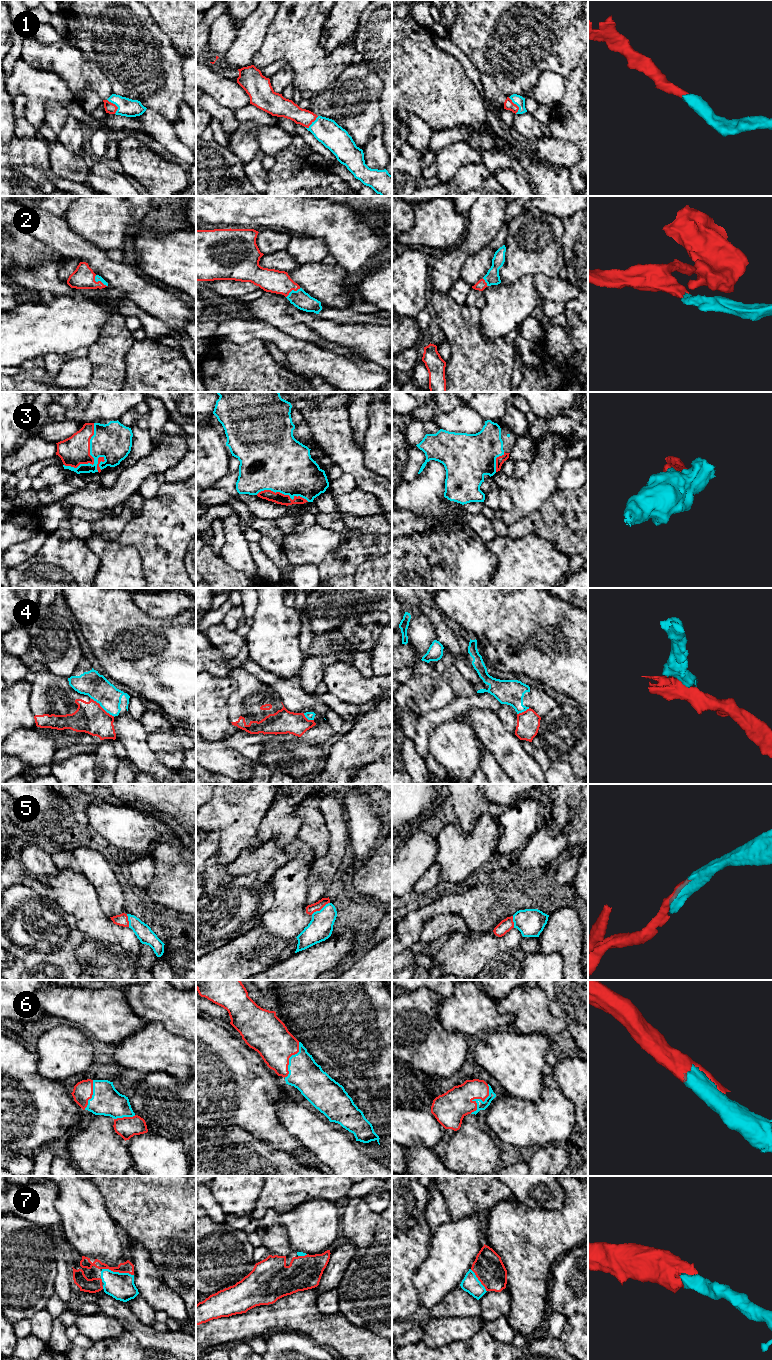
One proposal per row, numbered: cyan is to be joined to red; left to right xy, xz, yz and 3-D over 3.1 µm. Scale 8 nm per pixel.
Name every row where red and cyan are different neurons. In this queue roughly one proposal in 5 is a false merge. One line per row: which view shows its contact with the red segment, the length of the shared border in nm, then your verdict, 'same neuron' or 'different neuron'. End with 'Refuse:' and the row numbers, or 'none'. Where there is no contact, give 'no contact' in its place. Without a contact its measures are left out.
1: meets red in yz; contact 150 nm long; same neuron
2: meets red in xy; contact 130 nm long; same neuron
3: meets red in xy; contact 420 nm long; same neuron
4: meets red in xy; contact 260 nm long; different neuron
5: meets red in xz; contact 180 nm long; same neuron
6: meets red in yz; contact 280 nm long; same neuron
7: meets red in xy; contact 260 nm long; same neuron
Refuse: 4

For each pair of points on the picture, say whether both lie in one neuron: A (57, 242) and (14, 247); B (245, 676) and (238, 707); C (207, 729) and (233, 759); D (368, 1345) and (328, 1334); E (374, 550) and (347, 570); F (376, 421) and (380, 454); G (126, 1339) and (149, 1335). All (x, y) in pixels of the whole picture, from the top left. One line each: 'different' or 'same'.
A: different
B: same
C: different
D: same
E: same
F: same
G: different

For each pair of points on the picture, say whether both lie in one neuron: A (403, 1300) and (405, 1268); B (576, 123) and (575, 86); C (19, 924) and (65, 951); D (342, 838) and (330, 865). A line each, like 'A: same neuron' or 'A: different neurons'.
A: same neuron
B: same neuron
C: same neuron
D: same neuron

